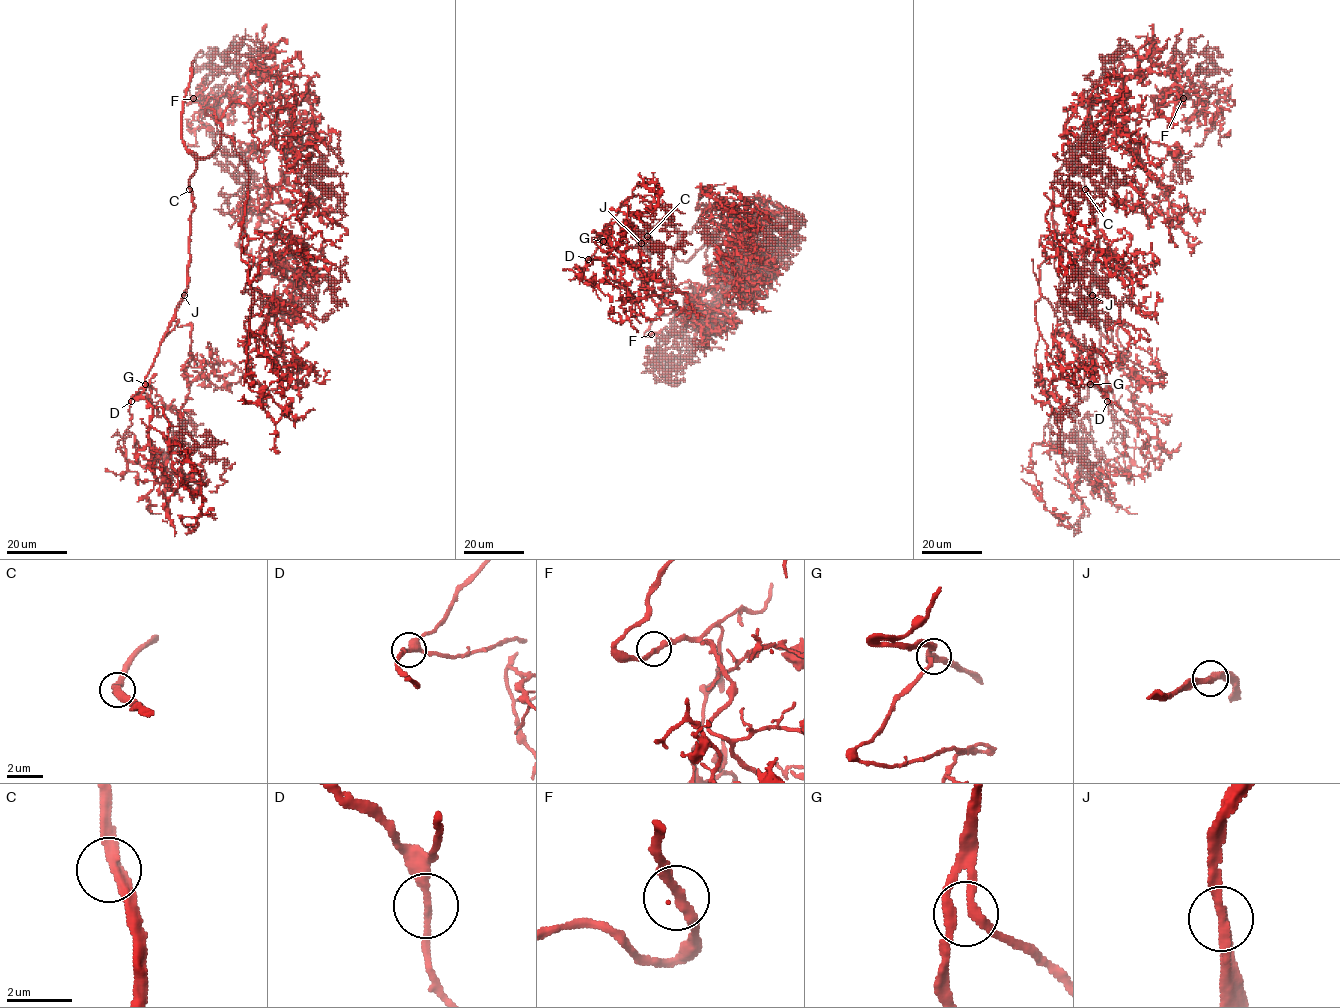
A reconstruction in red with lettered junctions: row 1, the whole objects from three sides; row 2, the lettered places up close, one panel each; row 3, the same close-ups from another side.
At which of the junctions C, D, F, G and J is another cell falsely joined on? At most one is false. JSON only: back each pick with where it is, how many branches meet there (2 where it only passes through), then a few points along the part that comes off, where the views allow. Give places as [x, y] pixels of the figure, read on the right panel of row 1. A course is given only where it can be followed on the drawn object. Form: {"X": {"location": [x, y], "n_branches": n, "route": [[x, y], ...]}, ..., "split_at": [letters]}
{"split_at": []}

